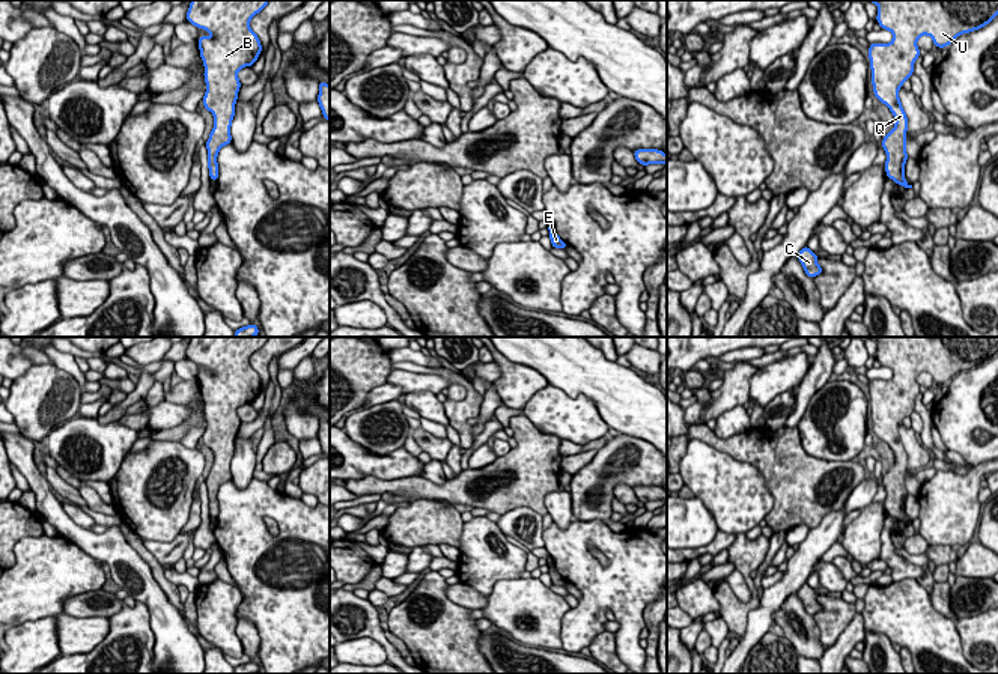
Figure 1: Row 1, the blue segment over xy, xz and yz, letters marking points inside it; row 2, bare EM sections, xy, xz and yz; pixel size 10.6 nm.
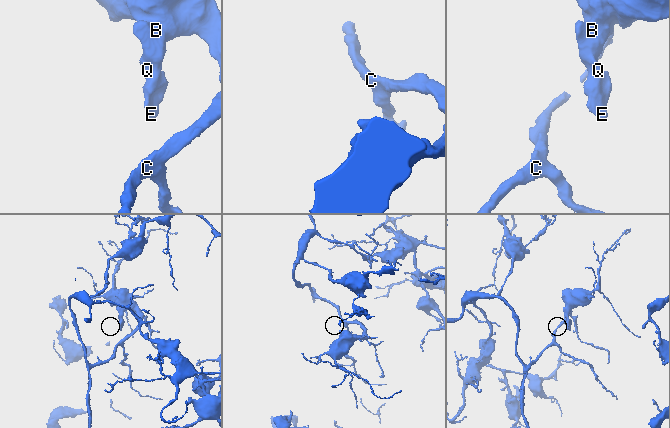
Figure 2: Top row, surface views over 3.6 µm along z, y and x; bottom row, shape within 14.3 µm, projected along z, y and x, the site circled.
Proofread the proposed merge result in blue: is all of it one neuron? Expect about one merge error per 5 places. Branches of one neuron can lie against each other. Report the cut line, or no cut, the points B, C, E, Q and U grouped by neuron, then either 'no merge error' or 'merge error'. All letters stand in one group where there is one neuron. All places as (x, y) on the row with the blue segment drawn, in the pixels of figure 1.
no cut | B C E Q U | no merge error

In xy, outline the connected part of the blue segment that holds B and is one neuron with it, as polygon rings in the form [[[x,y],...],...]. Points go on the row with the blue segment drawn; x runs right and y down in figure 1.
[[[191,0],[187,11],[188,23],[212,35],[211,38],[202,35],[197,47],[203,60],[203,77],[208,86],[202,102],[214,116],[214,128],[205,146],[208,149],[209,178],[215,182],[218,179],[218,152],[232,141],[230,126],[235,116],[238,92],[241,89],[238,71],[245,66],[253,66],[262,51],[260,39],[251,30],[250,20],[268,3],[269,0]]]

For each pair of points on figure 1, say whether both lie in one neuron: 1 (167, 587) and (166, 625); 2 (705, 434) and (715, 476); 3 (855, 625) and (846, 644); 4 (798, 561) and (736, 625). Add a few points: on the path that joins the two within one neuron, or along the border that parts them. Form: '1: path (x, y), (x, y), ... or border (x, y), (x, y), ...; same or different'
1: border (149, 567), (166, 598), (182, 616); different
2: border (684, 443), (700, 440), (739, 461); different
3: path (855, 629), (848, 640); same
4: border (760, 599), (748, 613), (747, 629), (742, 634); different

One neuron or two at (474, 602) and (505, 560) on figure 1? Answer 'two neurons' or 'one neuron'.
two neurons

